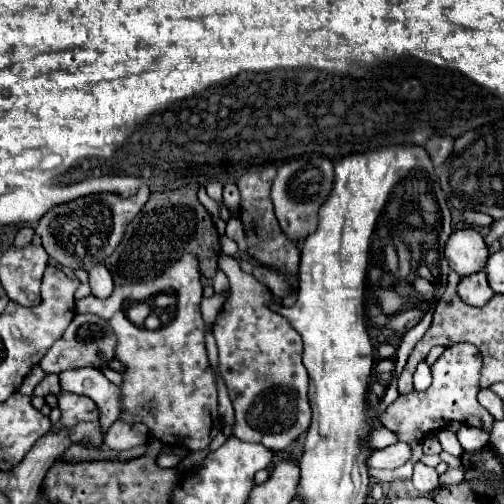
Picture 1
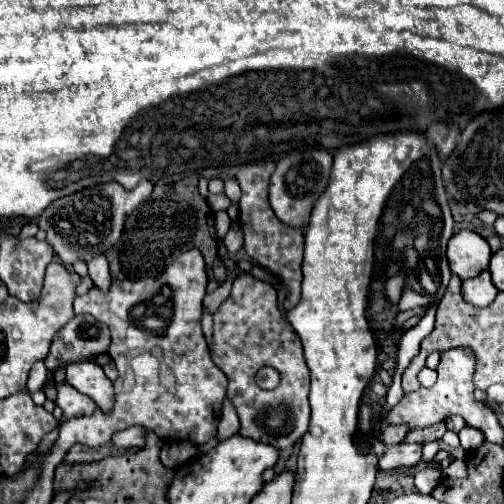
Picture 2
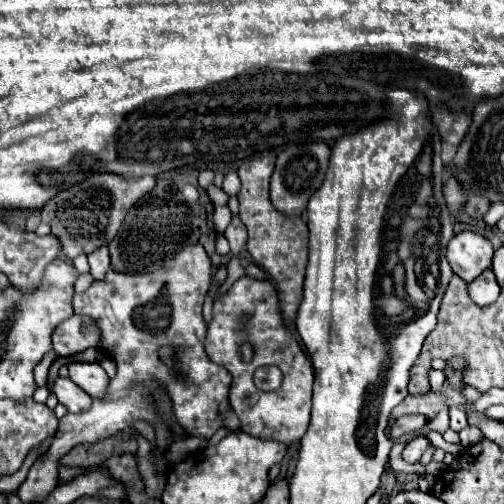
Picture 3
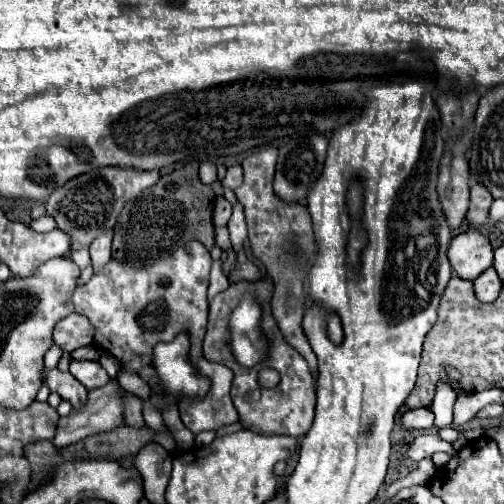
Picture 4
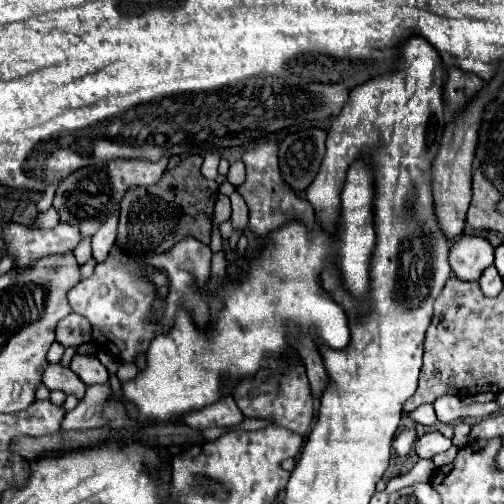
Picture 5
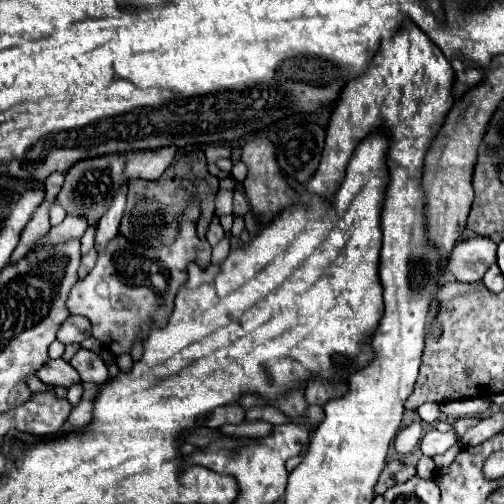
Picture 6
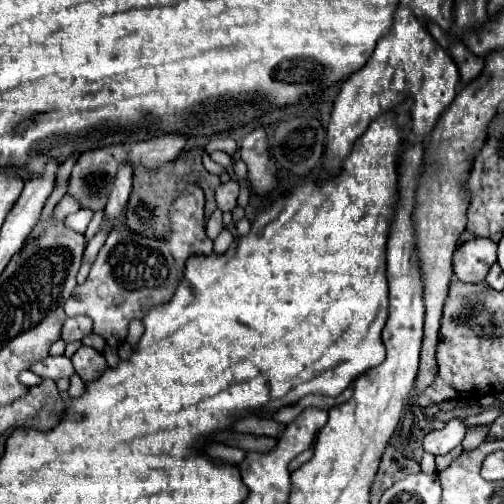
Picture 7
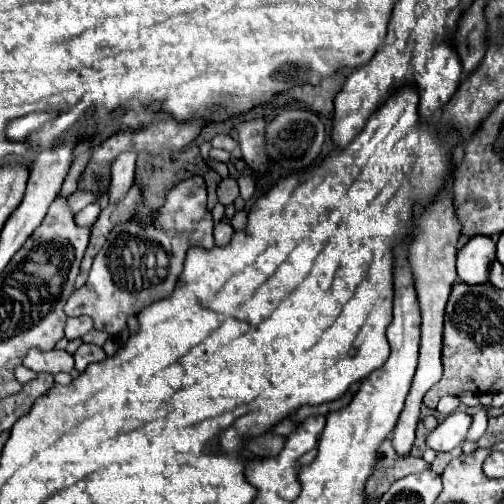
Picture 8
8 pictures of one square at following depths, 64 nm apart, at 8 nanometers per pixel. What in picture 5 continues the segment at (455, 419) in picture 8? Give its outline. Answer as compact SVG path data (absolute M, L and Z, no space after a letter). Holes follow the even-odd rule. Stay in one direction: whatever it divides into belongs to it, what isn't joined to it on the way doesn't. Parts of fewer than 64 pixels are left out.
M426 432L416 440L416 452L420 458L432 458L440 452L446 452L452 446L452 440L442 436L440 432Z

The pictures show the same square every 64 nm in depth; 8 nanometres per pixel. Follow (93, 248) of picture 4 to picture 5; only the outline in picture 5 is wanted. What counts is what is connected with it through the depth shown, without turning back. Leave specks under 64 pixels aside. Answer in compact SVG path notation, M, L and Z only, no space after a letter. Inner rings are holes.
M116 208L106 222L100 226L100 230L92 236L92 256L96 258L96 262L104 260L110 252L110 248L116 242L116 228L118 228L118 216L120 216L120 208Z

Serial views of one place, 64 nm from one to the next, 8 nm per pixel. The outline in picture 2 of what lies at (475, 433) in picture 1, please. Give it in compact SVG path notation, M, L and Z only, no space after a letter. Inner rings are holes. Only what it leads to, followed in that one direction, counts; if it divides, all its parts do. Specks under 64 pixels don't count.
M464 426L460 430L460 444L464 450L476 450L482 442L484 442L484 434L480 430L470 428L470 426Z

